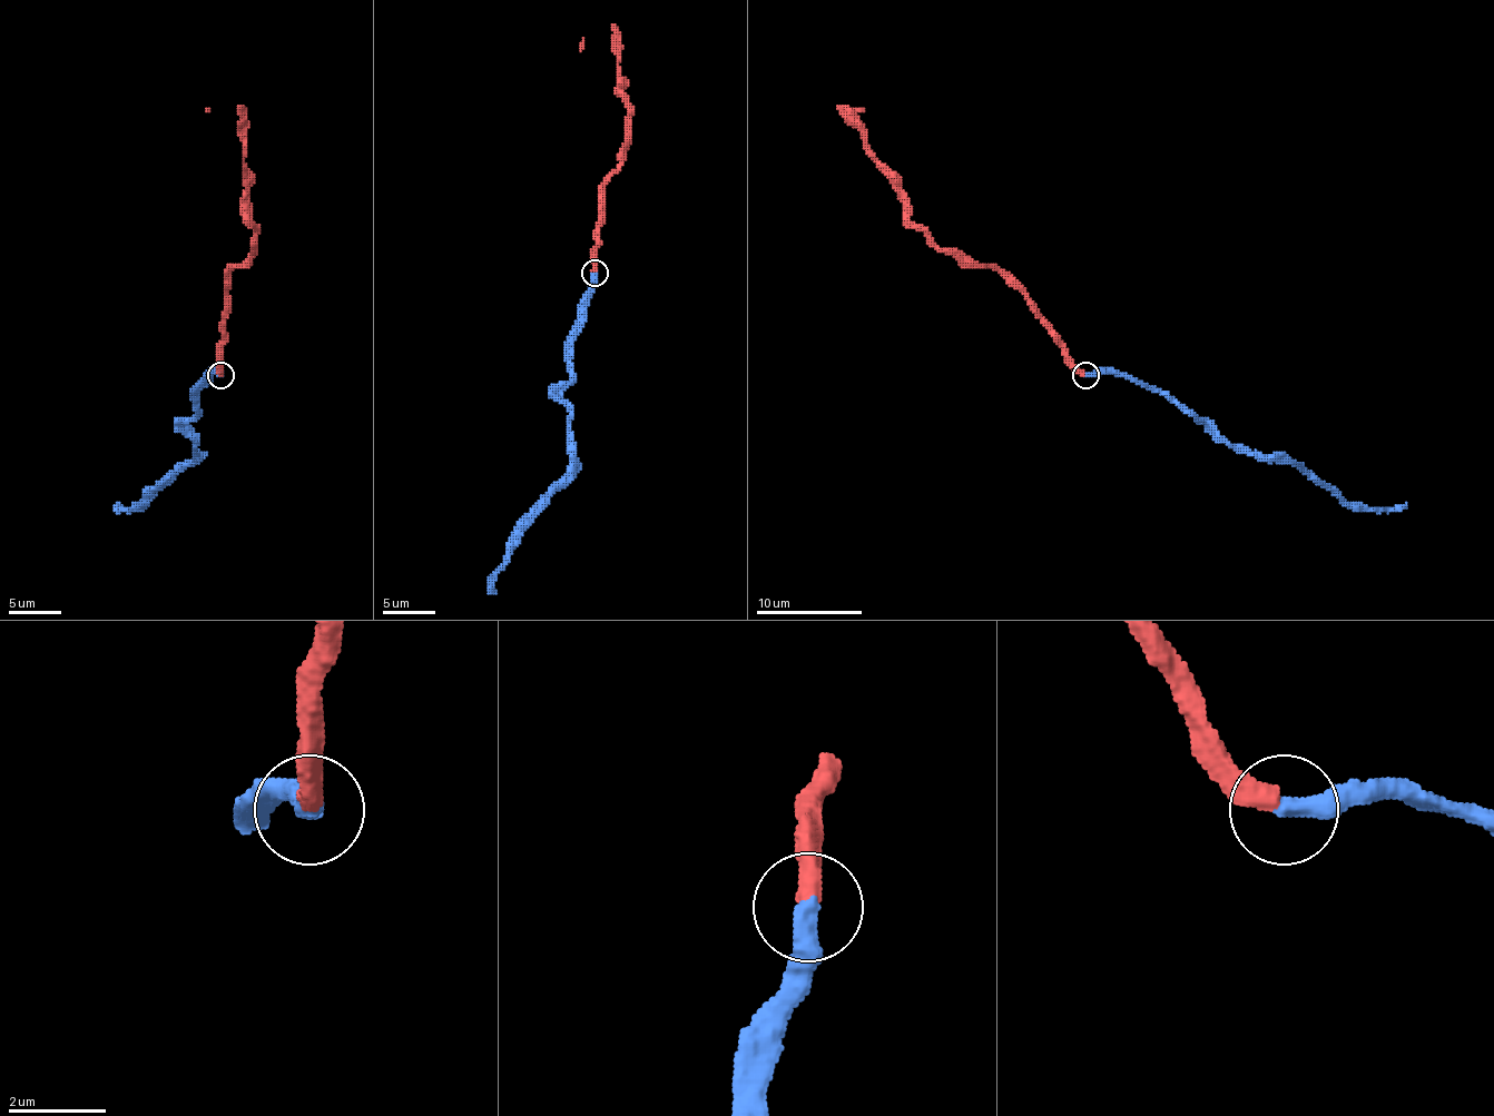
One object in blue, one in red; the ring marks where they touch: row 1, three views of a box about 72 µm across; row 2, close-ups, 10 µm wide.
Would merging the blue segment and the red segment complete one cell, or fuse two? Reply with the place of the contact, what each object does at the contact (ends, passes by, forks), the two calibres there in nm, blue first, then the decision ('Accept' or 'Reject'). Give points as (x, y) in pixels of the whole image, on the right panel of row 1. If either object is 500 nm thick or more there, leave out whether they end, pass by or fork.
Place: (1085, 375). At the ring blue ends. At the ring red ends. Thickness 440 nm (blue) against 440 nm. Reject

